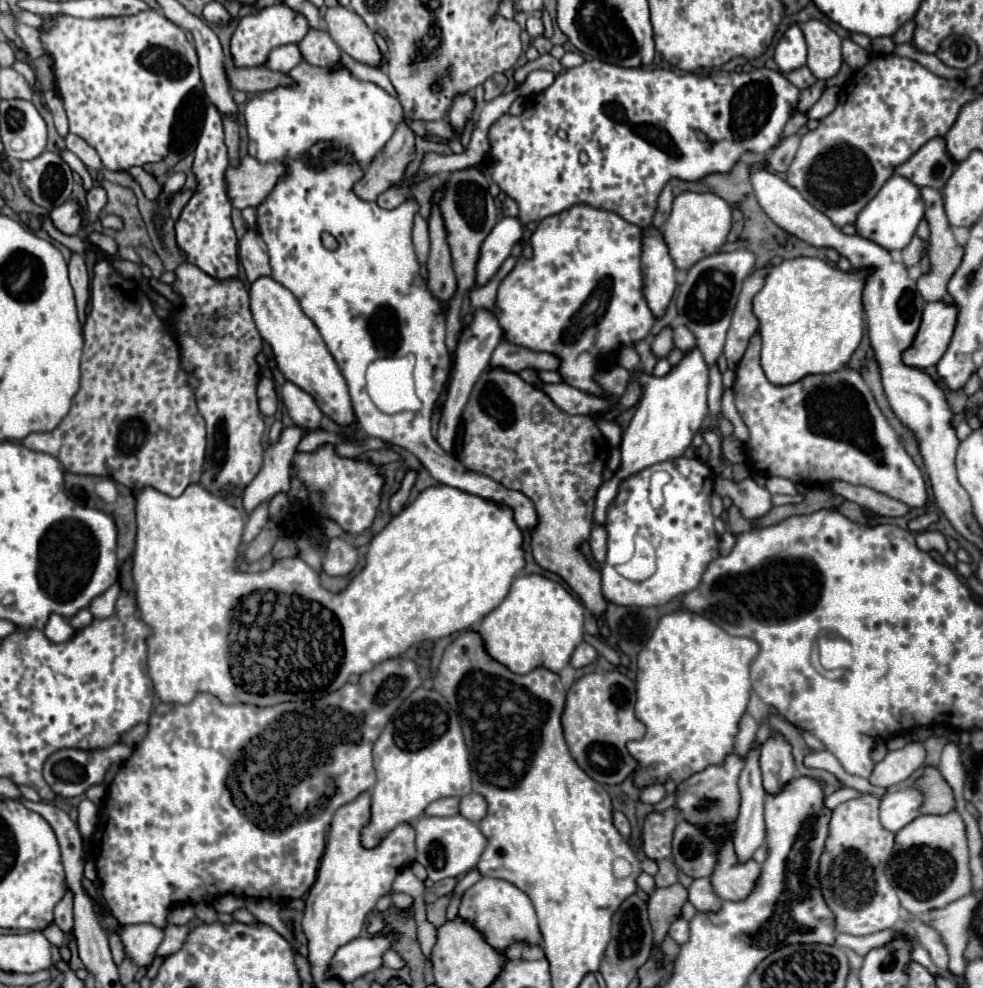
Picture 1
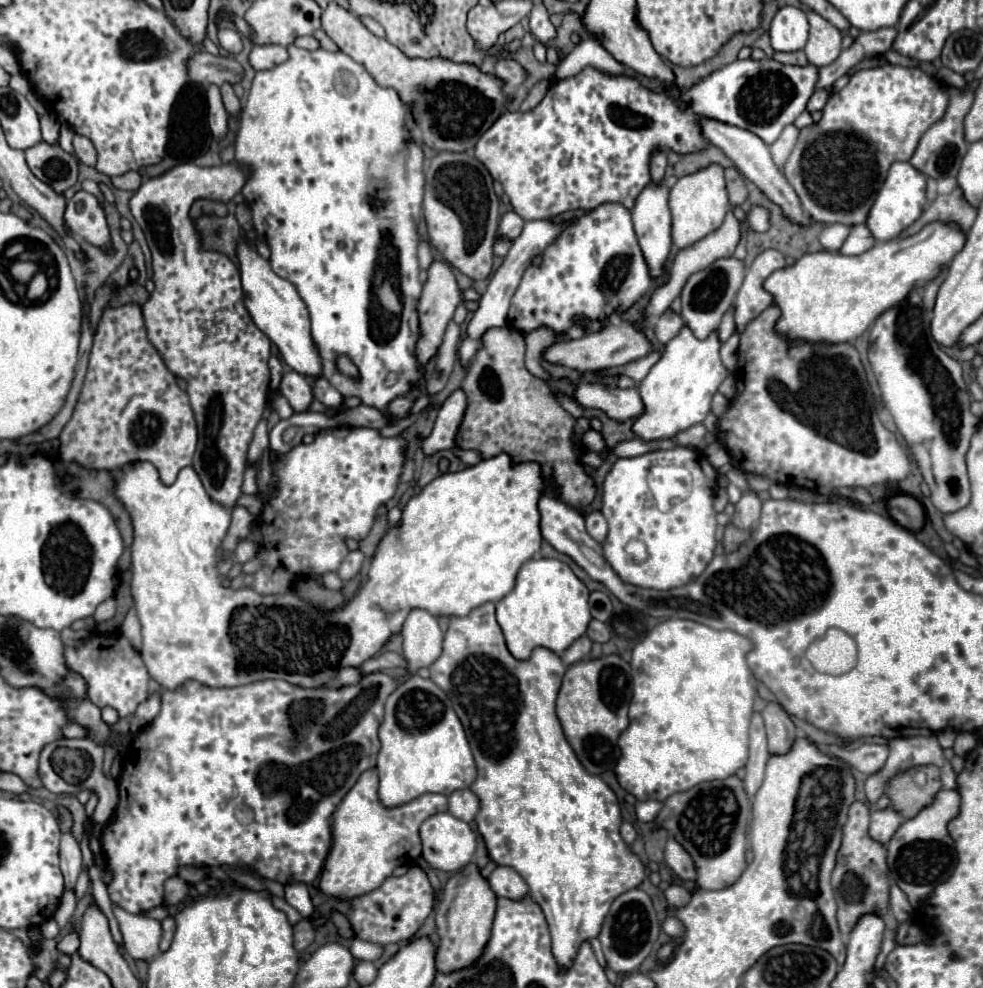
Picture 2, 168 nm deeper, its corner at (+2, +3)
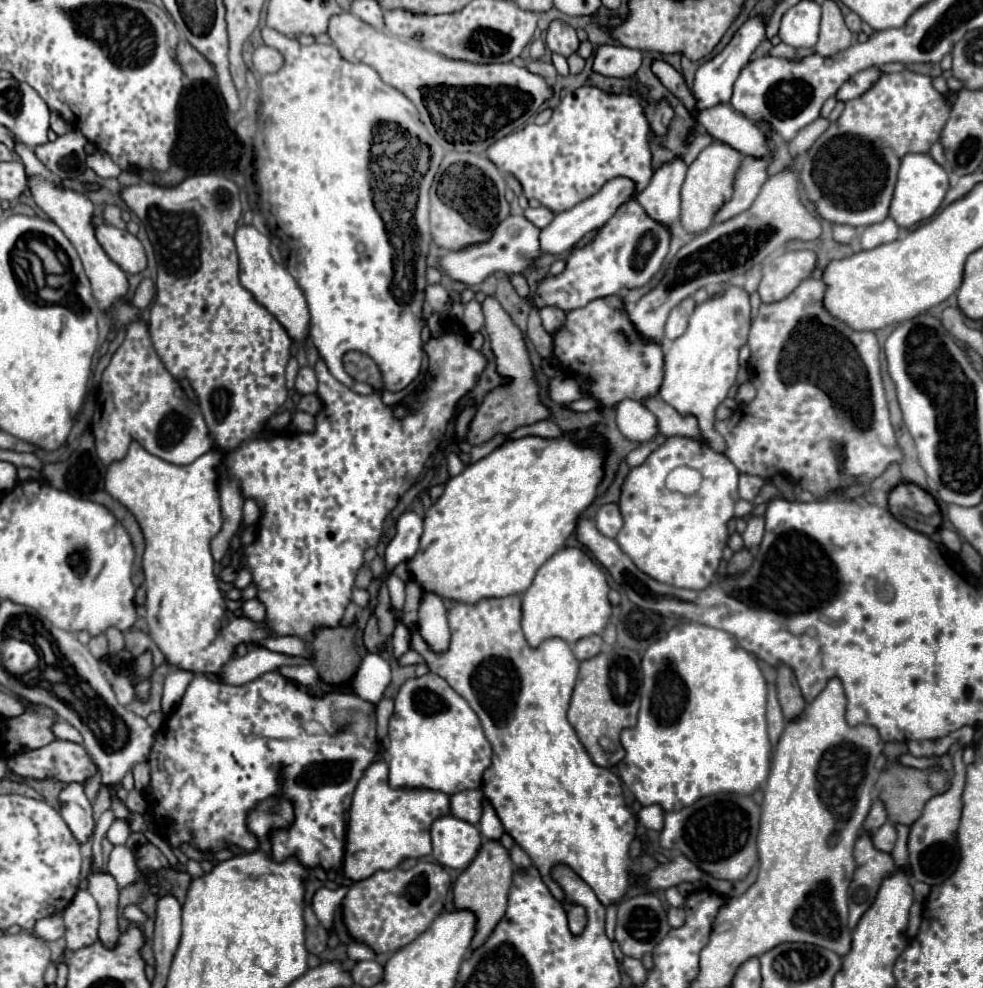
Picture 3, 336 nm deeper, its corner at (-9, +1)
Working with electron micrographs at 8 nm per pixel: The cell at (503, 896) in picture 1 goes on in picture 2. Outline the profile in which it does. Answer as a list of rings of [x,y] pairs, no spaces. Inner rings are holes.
[[[496,867],[486,879],[496,897],[522,901],[528,895],[528,885],[512,867]]]

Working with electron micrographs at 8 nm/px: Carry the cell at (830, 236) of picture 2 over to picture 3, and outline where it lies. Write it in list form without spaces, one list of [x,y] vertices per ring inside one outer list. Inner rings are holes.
[[[833,225],[833,237],[839,243],[851,243],[855,235],[857,235],[857,229],[855,227],[849,227],[849,225]]]

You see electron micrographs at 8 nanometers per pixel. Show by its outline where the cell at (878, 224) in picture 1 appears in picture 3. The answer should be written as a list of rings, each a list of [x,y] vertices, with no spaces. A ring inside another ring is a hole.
[[[929,153],[905,155],[901,161],[901,169],[899,169],[899,177],[897,177],[895,195],[891,201],[889,215],[895,219],[895,223],[899,227],[913,227],[913,225],[935,215],[947,189],[949,189],[947,171],[939,163],[935,163]]]

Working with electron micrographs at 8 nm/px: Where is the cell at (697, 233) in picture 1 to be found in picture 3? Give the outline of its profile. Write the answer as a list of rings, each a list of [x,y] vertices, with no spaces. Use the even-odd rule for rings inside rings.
[[[713,141],[689,165],[689,171],[687,171],[683,189],[681,189],[681,225],[689,233],[705,231],[713,223],[713,215],[717,213],[717,209],[725,201],[731,199],[733,177],[735,177],[735,171],[739,167],[741,159],[743,159],[743,155],[737,149],[729,147],[729,143]]]

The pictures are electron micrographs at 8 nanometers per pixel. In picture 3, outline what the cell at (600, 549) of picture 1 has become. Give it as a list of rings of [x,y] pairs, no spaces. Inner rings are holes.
[[[605,503],[605,505],[601,505],[599,511],[597,511],[597,515],[595,515],[595,525],[597,525],[597,529],[605,537],[613,539],[621,531],[621,527],[623,527],[623,519],[621,519],[617,503]]]

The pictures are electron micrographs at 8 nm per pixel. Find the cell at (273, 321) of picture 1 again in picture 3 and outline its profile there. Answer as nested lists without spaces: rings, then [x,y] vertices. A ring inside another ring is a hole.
[[[241,225],[241,227],[237,227],[233,239],[235,239],[237,255],[239,255],[241,285],[249,293],[253,293],[253,297],[269,313],[273,313],[277,317],[277,321],[287,329],[291,339],[301,343],[307,337],[307,331],[309,331],[309,309],[307,309],[307,303],[305,303],[305,297],[303,297],[299,285],[289,275],[287,267],[273,261],[273,257],[269,253],[269,243],[271,243],[269,237],[263,235],[261,231],[257,231],[253,225]]]

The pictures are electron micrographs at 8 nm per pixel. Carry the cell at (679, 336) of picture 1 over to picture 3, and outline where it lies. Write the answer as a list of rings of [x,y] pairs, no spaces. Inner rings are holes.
[[[693,297],[683,299],[677,307],[673,307],[673,311],[669,313],[667,325],[665,325],[665,337],[667,339],[677,339],[677,337],[681,337],[685,333],[687,321],[689,321],[689,315],[693,313],[693,309],[695,309]]]

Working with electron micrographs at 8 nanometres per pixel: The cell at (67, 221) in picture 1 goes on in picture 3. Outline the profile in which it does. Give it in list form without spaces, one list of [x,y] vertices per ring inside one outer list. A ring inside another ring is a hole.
[[[99,215],[93,219],[93,223],[95,223],[95,231],[97,231],[99,243],[103,245],[103,249],[107,251],[107,255],[125,273],[135,275],[135,273],[141,273],[147,267],[145,249],[143,249],[141,241],[135,235],[131,235],[129,231],[105,225]]]

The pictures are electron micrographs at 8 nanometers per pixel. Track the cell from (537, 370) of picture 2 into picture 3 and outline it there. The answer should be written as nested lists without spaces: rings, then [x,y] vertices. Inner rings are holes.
[[[543,307],[541,309],[541,319],[543,319],[543,327],[547,329],[547,333],[555,333],[563,325],[565,313],[557,307]]]

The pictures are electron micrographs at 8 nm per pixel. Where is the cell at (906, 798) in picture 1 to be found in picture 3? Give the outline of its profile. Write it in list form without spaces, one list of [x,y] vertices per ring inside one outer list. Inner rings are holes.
[[[887,821],[883,827],[879,827],[877,831],[873,831],[871,841],[873,841],[873,847],[875,847],[875,849],[879,849],[879,851],[883,851],[883,853],[891,853],[891,851],[893,851],[893,845],[895,845],[895,841],[897,841],[895,825]]]

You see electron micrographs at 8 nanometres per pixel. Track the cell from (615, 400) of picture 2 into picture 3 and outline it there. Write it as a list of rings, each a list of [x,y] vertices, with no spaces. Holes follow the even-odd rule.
[[[649,397],[645,405],[655,413],[659,419],[659,429],[665,437],[673,435],[685,435],[691,439],[701,439],[701,429],[697,427],[697,419],[693,415],[681,415],[677,413],[669,403],[665,403],[661,397]]]

